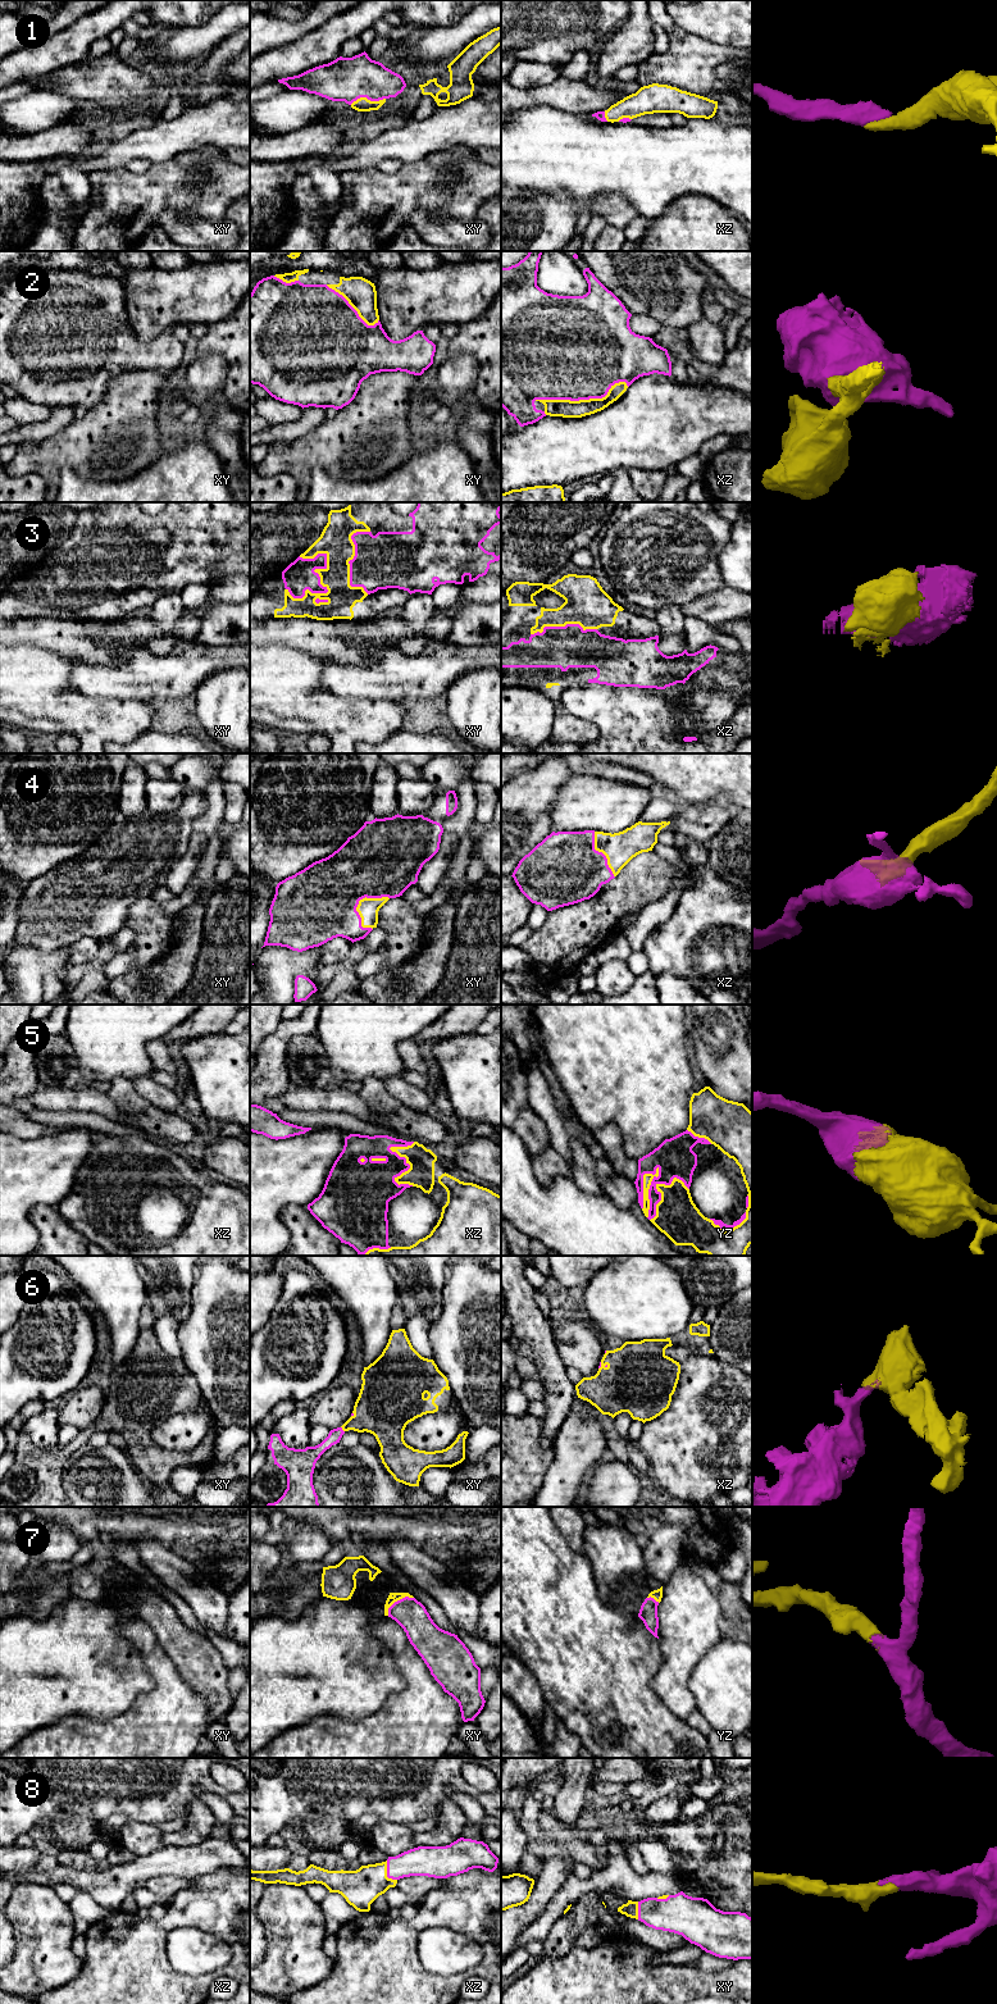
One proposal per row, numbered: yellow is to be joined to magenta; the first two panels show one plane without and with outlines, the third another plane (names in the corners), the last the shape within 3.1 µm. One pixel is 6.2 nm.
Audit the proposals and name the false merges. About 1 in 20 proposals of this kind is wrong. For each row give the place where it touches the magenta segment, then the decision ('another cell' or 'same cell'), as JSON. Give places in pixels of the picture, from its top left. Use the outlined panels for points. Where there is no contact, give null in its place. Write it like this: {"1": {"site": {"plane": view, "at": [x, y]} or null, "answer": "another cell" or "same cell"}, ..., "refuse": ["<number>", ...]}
{"1": {"site": {"plane": "xy", "at": [367, 98]}, "answer": "same cell"}, "2": {"site": {"plane": "xz", "at": [582, 399]}, "answer": "same cell"}, "3": {"site": {"plane": "xy", "at": [327, 591]}, "answer": "same cell"}, "4": {"site": {"plane": "xy", "at": [360, 898]}, "answer": "same cell"}, "5": {"site": {"plane": "yz", "at": [649, 1192]}, "answer": "same cell"}, "6": {"site": {"plane": "xy", "at": [341, 1429]}, "answer": "same cell"}, "7": {"site": {"plane": "xy", "at": [397, 1601]}, "answer": "same cell"}, "8": {"site": {"plane": "xz", "at": [387, 1873]}, "answer": "same cell"}, "refuse": []}

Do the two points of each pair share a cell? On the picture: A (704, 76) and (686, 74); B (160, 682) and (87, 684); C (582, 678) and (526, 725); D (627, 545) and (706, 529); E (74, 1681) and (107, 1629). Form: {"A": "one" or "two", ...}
{"A": "one", "B": "one", "C": "two", "D": "one", "E": "one"}

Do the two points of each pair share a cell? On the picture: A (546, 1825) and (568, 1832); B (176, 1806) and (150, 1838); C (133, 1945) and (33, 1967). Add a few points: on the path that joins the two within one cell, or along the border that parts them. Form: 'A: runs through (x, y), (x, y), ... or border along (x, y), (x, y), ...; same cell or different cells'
A: runs through (551, 1827), (556, 1832), (563, 1832); same cell
B: border along (131, 1820), (149, 1822), (155, 1826); different cells
C: border along (83, 1961), (80, 1972), (64, 1985); different cells

